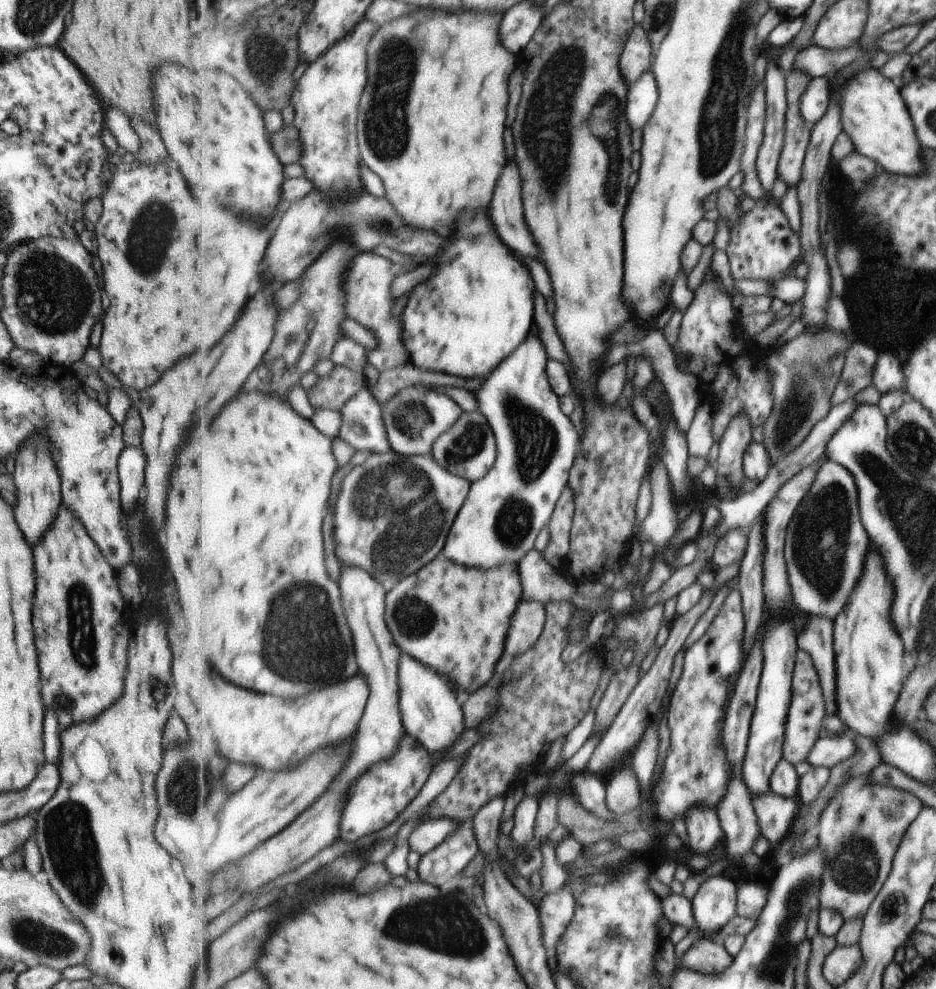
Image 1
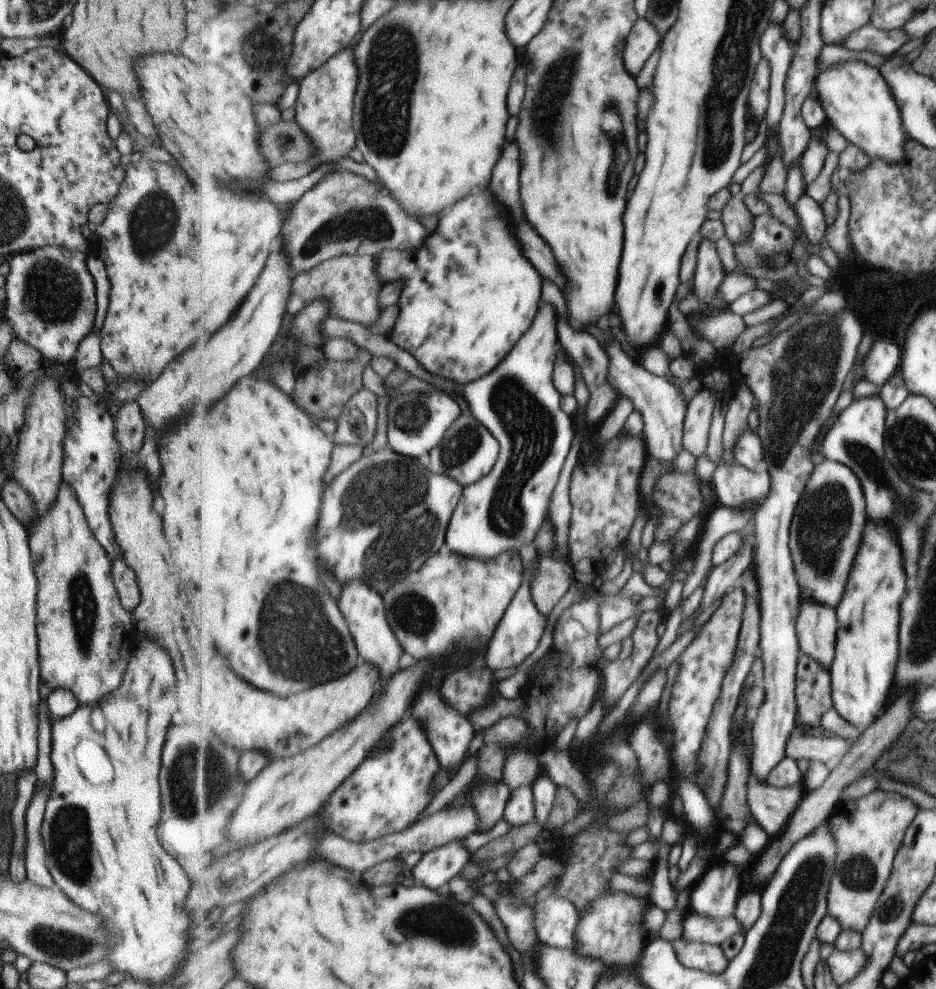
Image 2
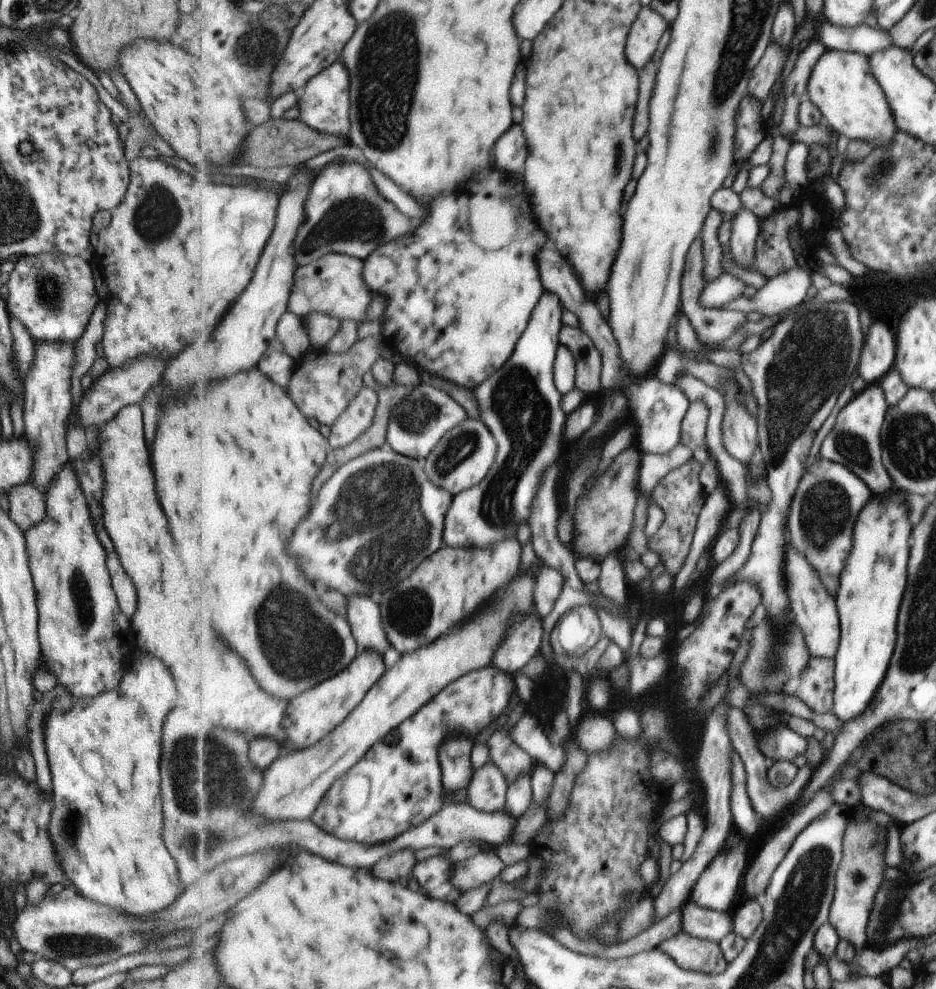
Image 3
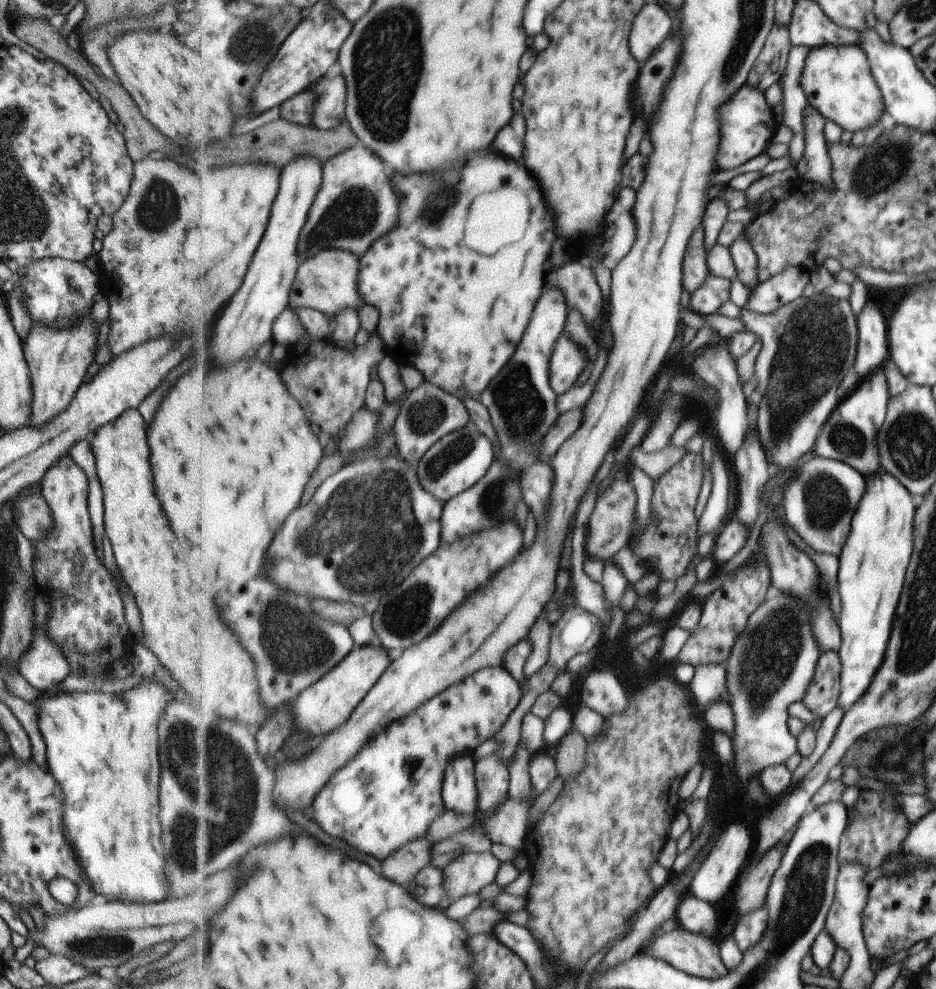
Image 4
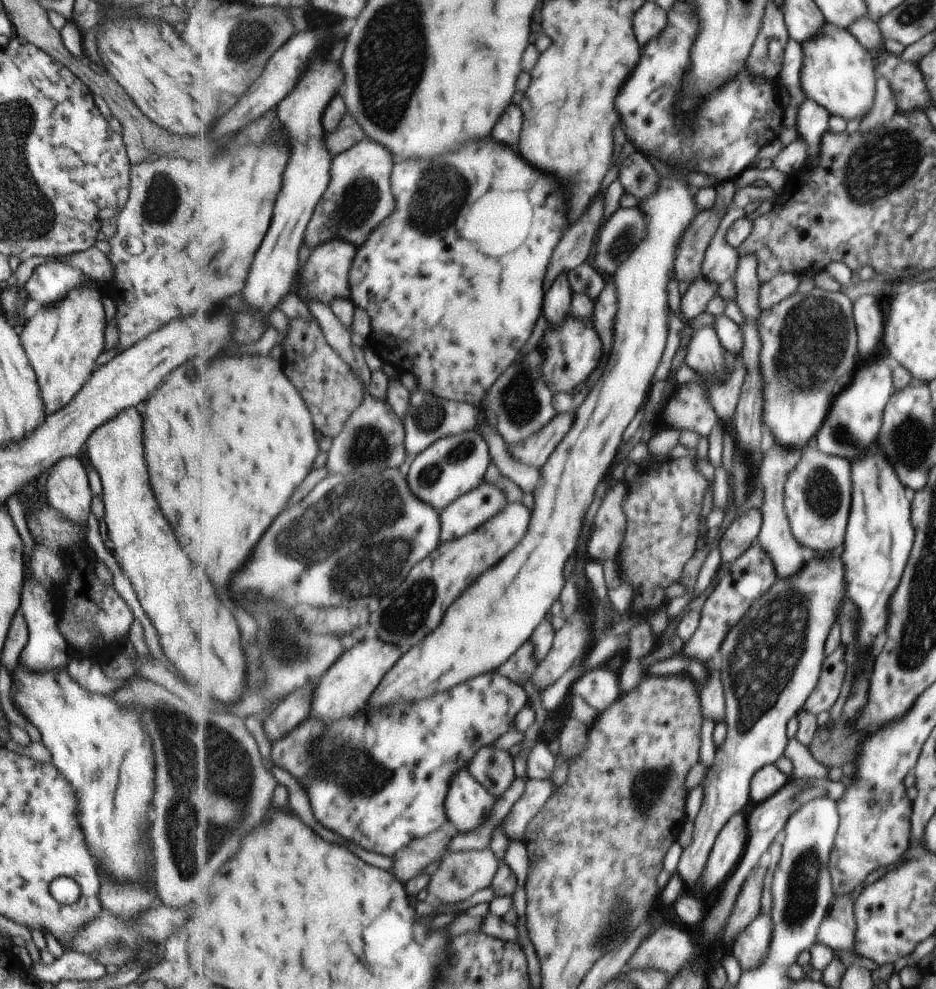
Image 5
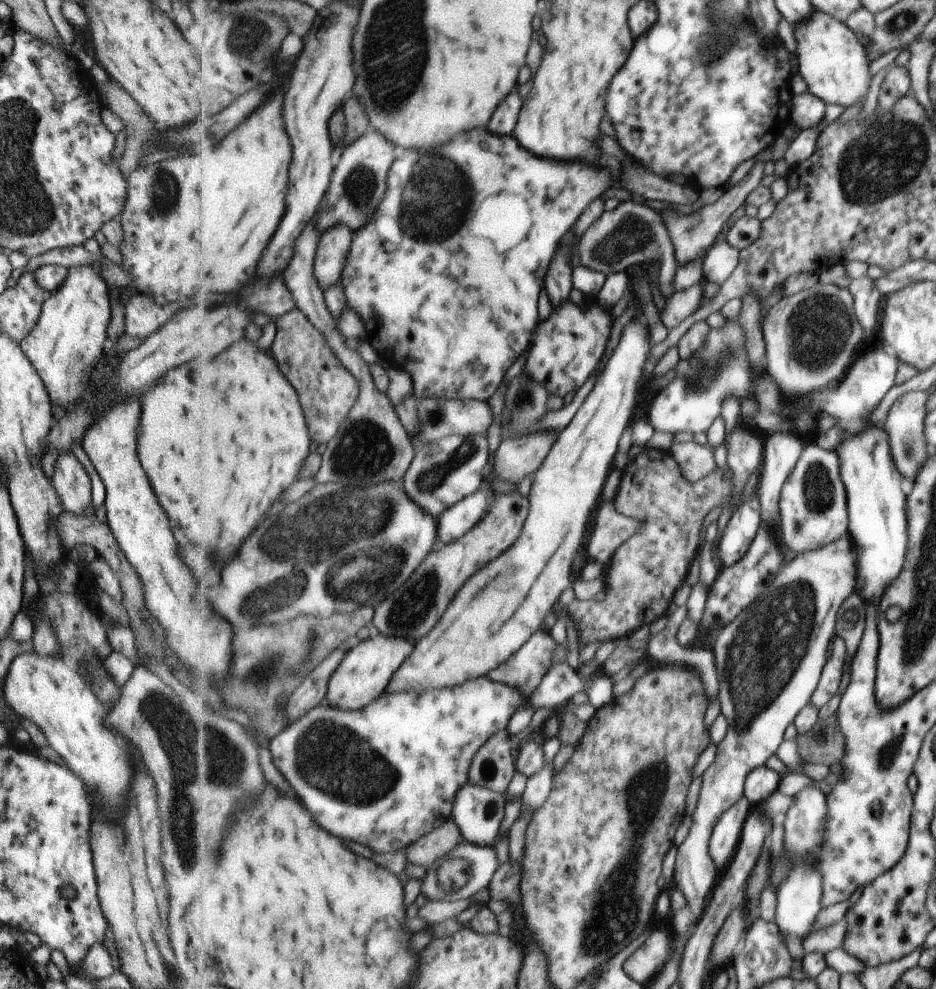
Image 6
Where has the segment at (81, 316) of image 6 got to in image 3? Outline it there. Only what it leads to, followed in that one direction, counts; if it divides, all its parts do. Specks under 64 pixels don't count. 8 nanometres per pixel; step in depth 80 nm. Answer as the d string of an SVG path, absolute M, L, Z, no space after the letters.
M33 343L33 360L23 379L23 422L25 436L35 444L35 470L31 472L31 482L41 492L49 488L53 476L69 460L66 453L65 432L71 407L71 370L73 370L74 344Z

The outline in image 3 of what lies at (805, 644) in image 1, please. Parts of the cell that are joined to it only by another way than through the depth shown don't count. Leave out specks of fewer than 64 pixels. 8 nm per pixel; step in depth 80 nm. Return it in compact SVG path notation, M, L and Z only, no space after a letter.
M788 546L787 554L787 578L789 586L789 596L793 596L793 612L797 616L797 624L805 632L805 642L809 646L809 651L813 656L827 656L835 658L839 640L841 640L841 628L839 628L839 612L835 598L829 596L825 584L821 584L819 572L808 562L805 554Z

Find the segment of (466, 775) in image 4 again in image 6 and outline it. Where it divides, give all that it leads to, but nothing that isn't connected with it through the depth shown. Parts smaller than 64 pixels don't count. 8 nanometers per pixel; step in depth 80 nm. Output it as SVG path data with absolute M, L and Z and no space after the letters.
M467 783L458 793L452 820L461 829L465 839L482 847L493 847L497 844L501 834L501 822L505 818L506 795Z

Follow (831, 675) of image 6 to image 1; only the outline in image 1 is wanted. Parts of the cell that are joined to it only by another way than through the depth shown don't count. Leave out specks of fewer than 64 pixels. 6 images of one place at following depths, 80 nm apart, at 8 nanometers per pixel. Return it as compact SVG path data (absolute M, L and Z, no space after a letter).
M799 650L797 654L796 671L794 672L793 686L795 695L789 709L788 724L786 725L786 741L784 758L793 764L807 760L808 754L815 747L816 740L824 734L821 722L828 715L828 705L825 702L824 689L822 688L819 674L815 664L807 651Z

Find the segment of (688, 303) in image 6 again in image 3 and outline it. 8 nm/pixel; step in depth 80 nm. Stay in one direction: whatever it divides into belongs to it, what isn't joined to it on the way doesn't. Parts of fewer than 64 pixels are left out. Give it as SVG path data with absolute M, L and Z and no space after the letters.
M721 273L715 280L709 281L700 296L700 303L711 311L724 311L729 303L744 296L746 285L739 277Z

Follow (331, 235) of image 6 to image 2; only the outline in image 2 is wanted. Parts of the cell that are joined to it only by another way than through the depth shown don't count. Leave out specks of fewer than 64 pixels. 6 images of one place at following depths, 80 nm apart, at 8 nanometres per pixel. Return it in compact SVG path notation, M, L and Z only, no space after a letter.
M339 255L335 256L333 260L327 260L325 264L319 264L312 271L299 274L293 280L293 290L291 290L291 298L289 298L289 312L297 314L311 300L327 298L331 316L341 317L354 323L363 323L367 326L377 322L382 311L379 294L381 280L377 278L373 258L367 255Z

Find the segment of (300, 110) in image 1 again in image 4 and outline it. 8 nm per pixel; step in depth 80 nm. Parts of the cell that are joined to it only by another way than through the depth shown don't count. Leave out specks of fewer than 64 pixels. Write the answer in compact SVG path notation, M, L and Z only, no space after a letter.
M343 76L333 80L321 80L317 92L321 96L321 108L317 108L319 128L337 128L346 118L347 83Z

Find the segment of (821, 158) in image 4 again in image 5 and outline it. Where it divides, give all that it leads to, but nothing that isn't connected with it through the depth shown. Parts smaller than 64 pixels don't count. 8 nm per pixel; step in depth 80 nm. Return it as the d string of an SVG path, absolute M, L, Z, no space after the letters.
M805 97L802 105L798 108L797 122L801 136L807 139L810 146L810 158L807 166L816 165L818 159L821 137L828 132L831 113L821 103Z

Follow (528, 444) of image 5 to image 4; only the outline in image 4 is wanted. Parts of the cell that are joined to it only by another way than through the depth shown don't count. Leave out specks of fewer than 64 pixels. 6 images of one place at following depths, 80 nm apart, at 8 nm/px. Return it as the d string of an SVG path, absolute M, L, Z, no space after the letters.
M581 410L561 414L557 424L551 428L549 436L545 436L545 440L543 440L539 460L541 462L551 462L551 458L557 454L557 450L563 446L563 442L567 442L581 424L583 424L583 412Z

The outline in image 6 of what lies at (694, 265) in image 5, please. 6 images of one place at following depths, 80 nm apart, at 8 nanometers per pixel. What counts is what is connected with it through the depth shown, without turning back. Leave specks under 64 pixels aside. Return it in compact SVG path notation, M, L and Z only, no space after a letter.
M758 162L752 167L751 171L734 187L725 192L719 199L717 199L712 205L703 206L701 212L695 212L695 214L681 214L673 208L665 208L663 210L663 220L667 224L667 218L677 218L675 224L671 226L671 238L673 238L673 244L675 244L675 250L677 250L677 260L679 262L693 262L697 258L701 258L703 253L709 252L711 246L715 244L720 233L724 230L729 219L734 216L734 213L746 205L748 196L761 184L763 176L765 176L765 162Z

